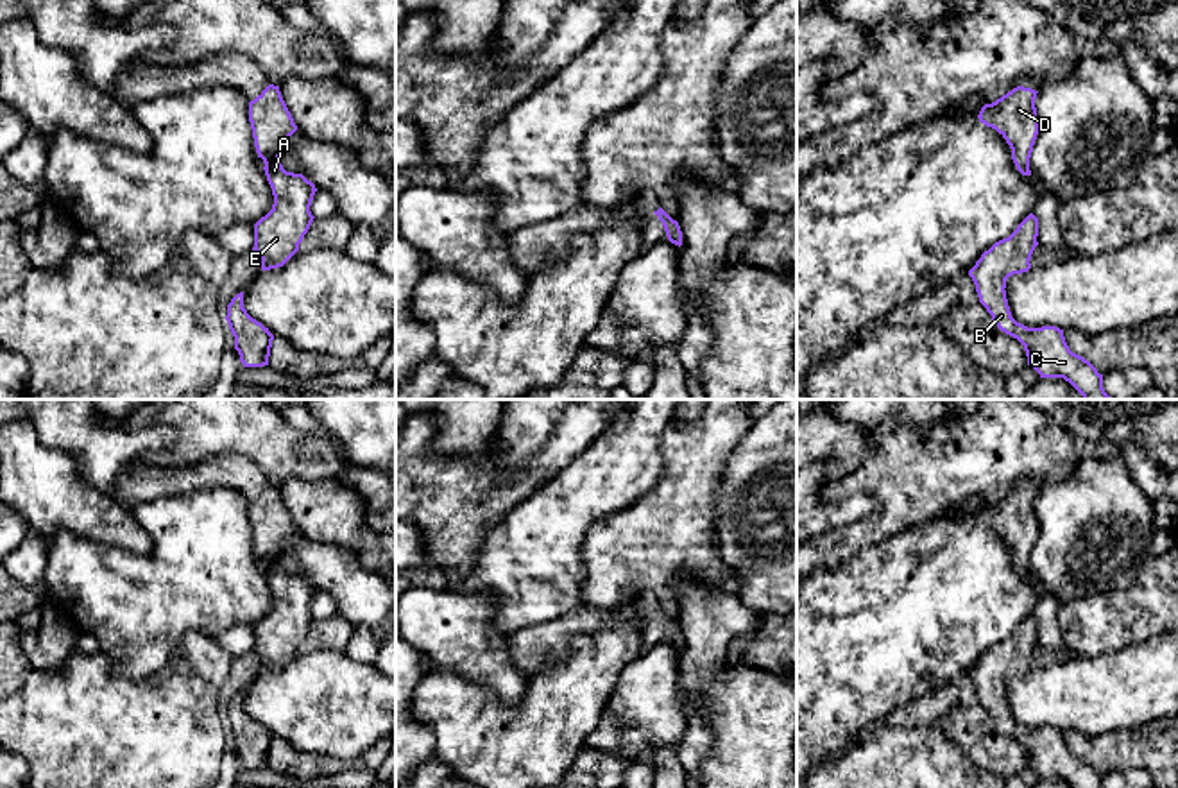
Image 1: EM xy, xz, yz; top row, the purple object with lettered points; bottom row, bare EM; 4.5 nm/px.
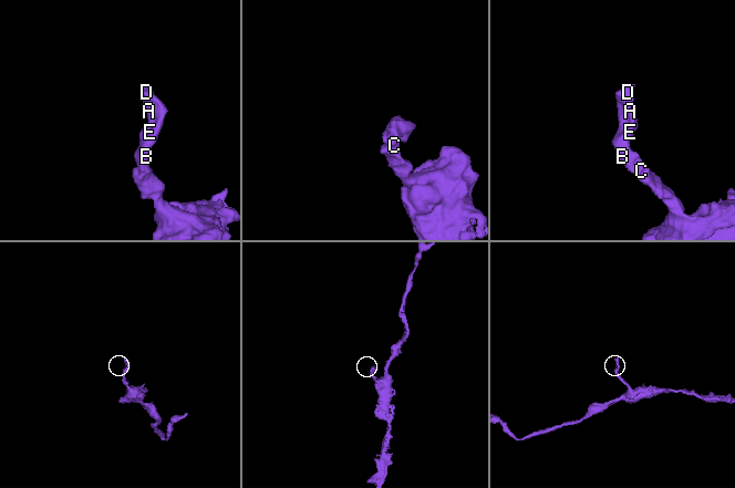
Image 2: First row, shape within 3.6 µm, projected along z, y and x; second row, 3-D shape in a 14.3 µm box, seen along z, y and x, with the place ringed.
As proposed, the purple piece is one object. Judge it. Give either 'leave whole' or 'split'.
leave whole

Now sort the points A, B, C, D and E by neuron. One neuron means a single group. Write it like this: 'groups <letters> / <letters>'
groups A B C D E

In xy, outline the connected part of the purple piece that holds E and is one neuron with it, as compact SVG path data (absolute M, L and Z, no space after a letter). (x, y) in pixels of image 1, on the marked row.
M269 84L249 102L249 122L274 195L272 210L254 224L252 251L261 258L261 270L270 270L283 267L299 251L315 218L310 206L317 188L279 163L286 140L297 131L279 86Z

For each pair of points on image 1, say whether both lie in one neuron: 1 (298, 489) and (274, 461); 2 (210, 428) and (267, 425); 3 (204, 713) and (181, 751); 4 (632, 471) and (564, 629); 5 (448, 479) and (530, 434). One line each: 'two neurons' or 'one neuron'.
1: two neurons
2: one neuron
3: one neuron
4: two neurons
5: two neurons

